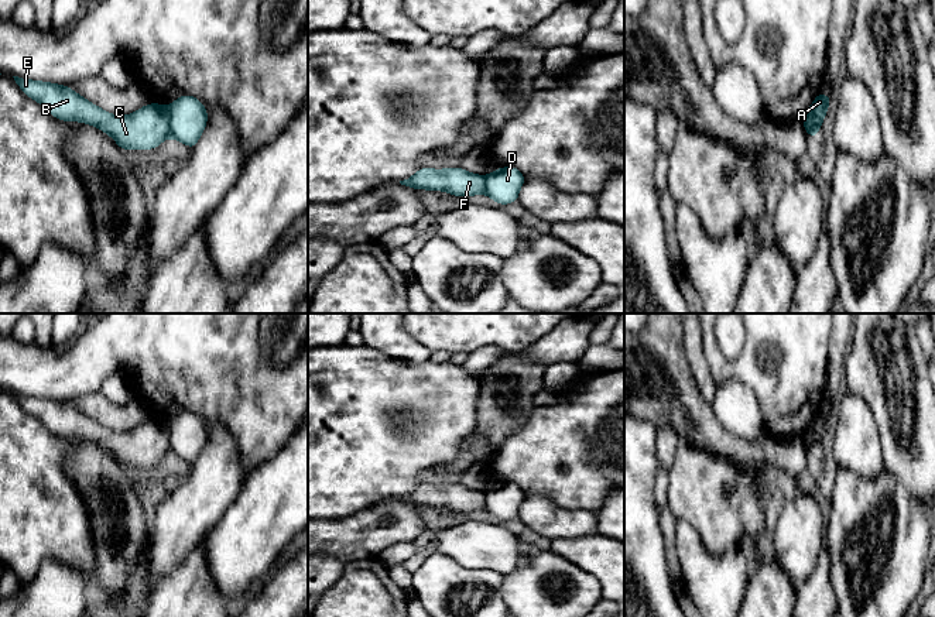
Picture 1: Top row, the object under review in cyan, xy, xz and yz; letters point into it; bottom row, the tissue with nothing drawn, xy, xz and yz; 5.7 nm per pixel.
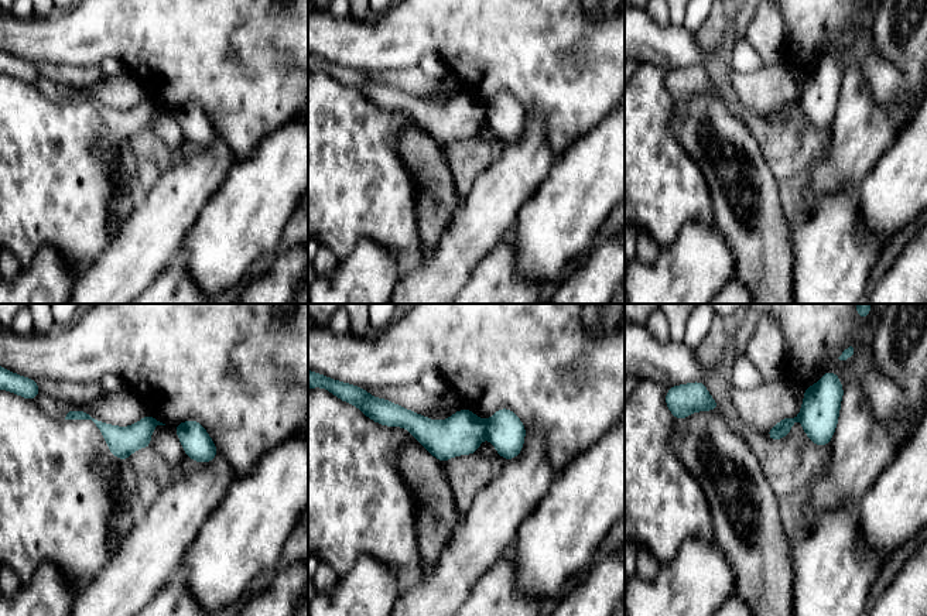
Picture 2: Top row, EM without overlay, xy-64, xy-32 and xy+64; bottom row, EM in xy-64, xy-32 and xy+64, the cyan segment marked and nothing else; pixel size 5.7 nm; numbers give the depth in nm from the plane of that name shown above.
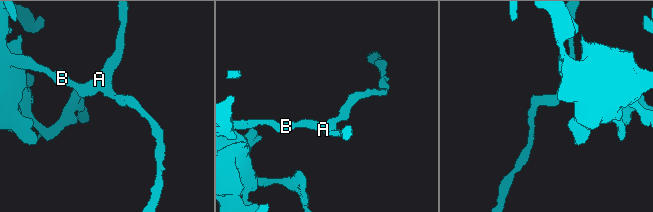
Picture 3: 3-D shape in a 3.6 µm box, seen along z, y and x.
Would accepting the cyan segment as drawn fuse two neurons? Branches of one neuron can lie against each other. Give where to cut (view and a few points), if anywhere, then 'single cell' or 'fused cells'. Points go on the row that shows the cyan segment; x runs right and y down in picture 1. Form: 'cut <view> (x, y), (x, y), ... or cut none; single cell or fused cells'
cut xy (165, 108), (170, 136); fused cells

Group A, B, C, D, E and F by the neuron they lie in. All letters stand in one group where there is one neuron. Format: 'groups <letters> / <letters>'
groups A D / B C E F

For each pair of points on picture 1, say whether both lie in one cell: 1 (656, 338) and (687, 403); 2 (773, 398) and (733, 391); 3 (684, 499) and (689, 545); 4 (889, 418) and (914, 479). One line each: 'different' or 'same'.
1: same
2: different
3: different
4: same

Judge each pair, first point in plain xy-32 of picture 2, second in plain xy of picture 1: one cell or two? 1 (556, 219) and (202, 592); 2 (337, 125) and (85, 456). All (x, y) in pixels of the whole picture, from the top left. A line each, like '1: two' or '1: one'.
1: two
2: two

